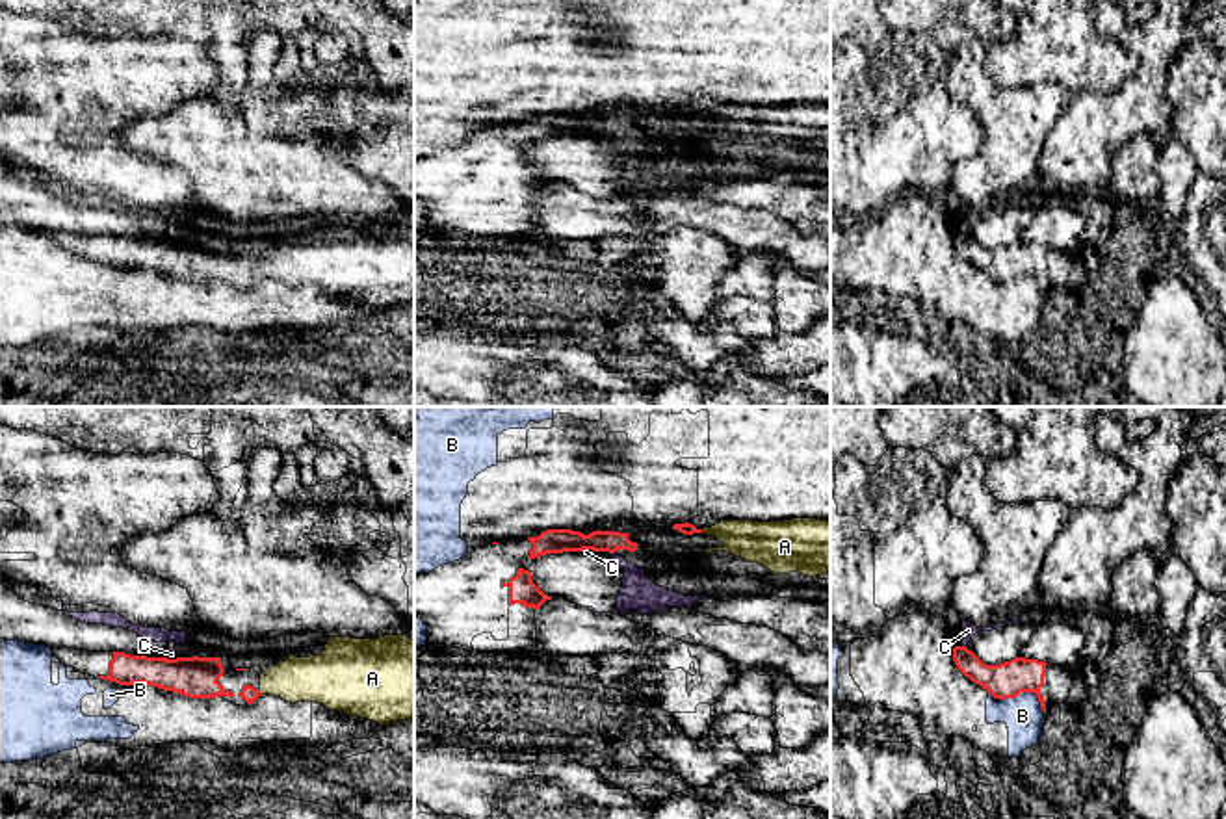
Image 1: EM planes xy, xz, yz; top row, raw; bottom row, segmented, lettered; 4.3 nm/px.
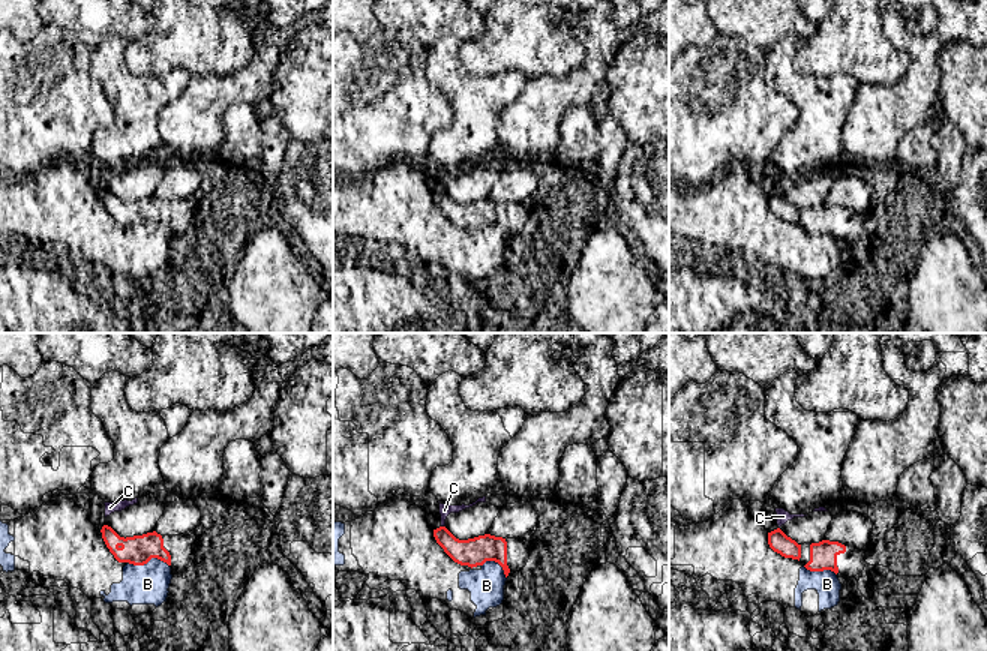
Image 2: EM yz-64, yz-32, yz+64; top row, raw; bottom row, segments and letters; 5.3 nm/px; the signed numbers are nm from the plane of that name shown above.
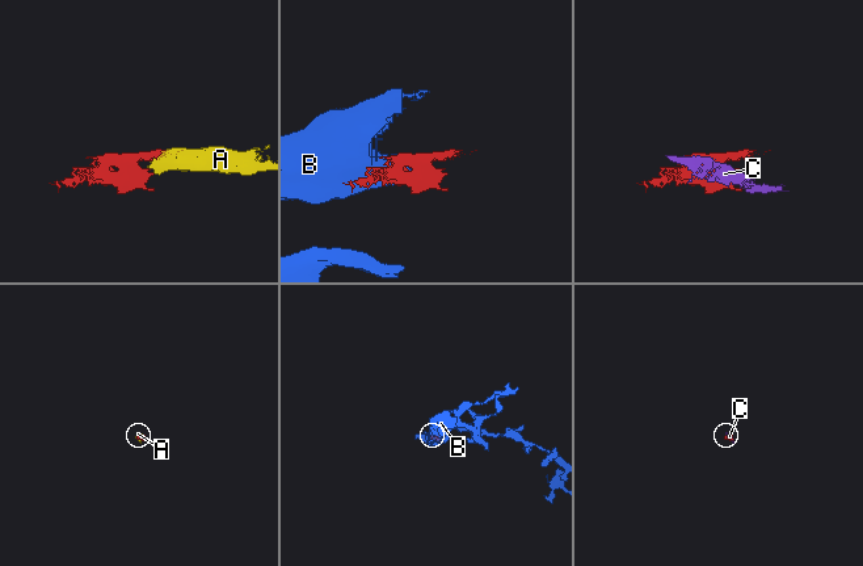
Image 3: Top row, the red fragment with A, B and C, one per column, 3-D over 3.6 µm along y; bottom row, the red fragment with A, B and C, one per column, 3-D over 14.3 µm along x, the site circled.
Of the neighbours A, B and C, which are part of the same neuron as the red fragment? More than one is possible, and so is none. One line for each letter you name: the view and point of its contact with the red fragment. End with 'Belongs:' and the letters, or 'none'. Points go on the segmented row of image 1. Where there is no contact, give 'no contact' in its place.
A: xy (259, 691)
Belongs: A

